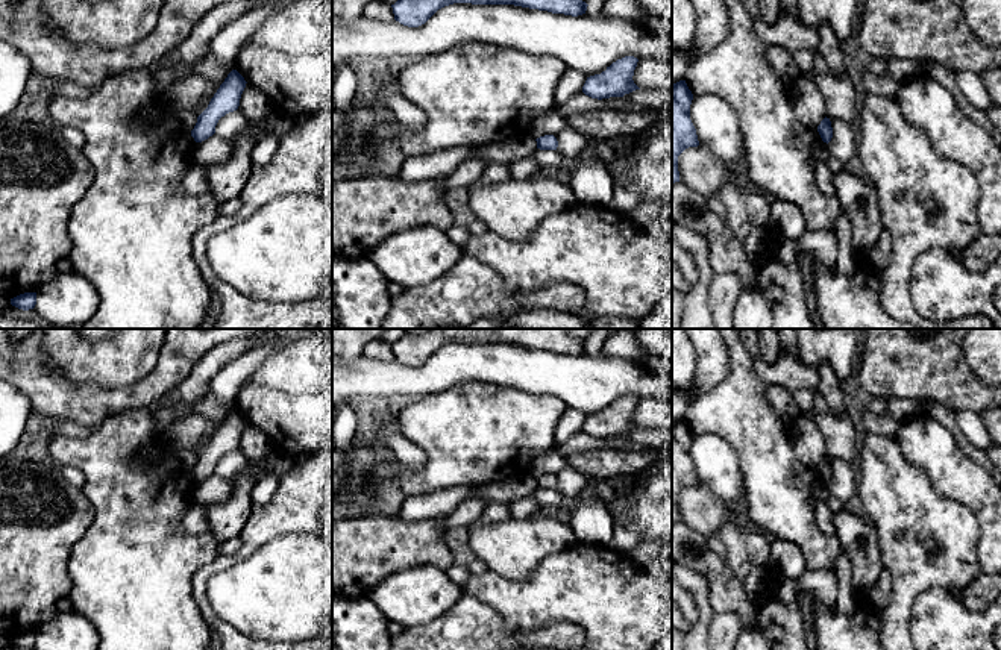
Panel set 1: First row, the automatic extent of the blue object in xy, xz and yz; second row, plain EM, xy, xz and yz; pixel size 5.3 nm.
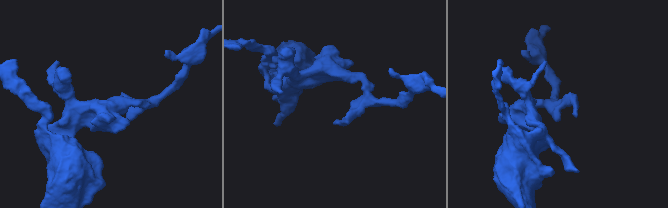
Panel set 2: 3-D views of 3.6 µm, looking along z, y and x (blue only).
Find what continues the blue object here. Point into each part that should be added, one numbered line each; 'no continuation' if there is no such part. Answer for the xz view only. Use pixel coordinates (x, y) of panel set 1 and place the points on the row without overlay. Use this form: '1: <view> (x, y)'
no continuation

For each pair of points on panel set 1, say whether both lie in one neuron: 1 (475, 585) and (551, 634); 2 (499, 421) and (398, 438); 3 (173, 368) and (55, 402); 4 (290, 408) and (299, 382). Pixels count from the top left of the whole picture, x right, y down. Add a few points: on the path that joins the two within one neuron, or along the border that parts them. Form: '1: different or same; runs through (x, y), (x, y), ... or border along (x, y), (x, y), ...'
1: different; border along (507, 628), (533, 632), (560, 621), (580, 628)
2: different; border along (393, 417), (425, 455), (417, 470)
3: same; runs through (144, 391), (106, 402), (84, 402)
4: different; border along (261, 384), (290, 393), (316, 393)

